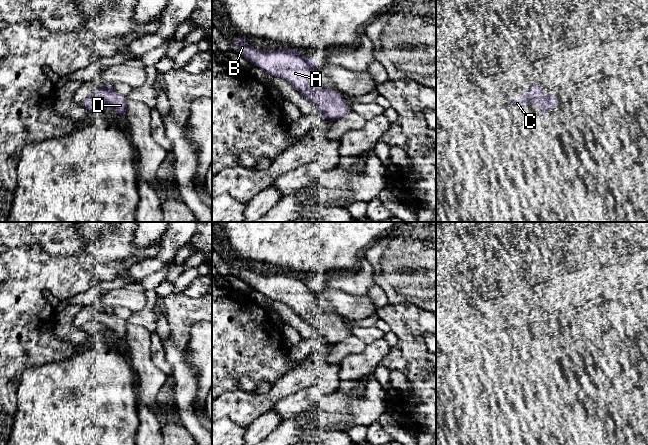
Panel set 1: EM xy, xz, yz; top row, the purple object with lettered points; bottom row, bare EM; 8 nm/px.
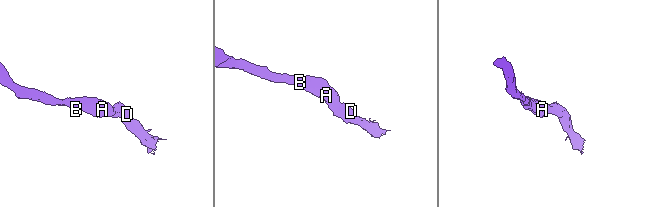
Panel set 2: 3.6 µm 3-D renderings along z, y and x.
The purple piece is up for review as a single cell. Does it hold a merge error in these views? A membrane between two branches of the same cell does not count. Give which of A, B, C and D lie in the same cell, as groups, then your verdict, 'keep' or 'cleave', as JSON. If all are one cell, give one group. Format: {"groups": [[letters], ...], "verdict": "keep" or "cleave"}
{"groups": [["A", "B", "C", "D"]], "verdict": "keep"}

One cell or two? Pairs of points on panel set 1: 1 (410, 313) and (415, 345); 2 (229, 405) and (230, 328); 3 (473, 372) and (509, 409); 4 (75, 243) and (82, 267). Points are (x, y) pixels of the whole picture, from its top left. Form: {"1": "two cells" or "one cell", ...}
{"1": "one cell", "2": "two cells", "3": "one cell", "4": "two cells"}

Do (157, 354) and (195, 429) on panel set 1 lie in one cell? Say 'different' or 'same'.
different

